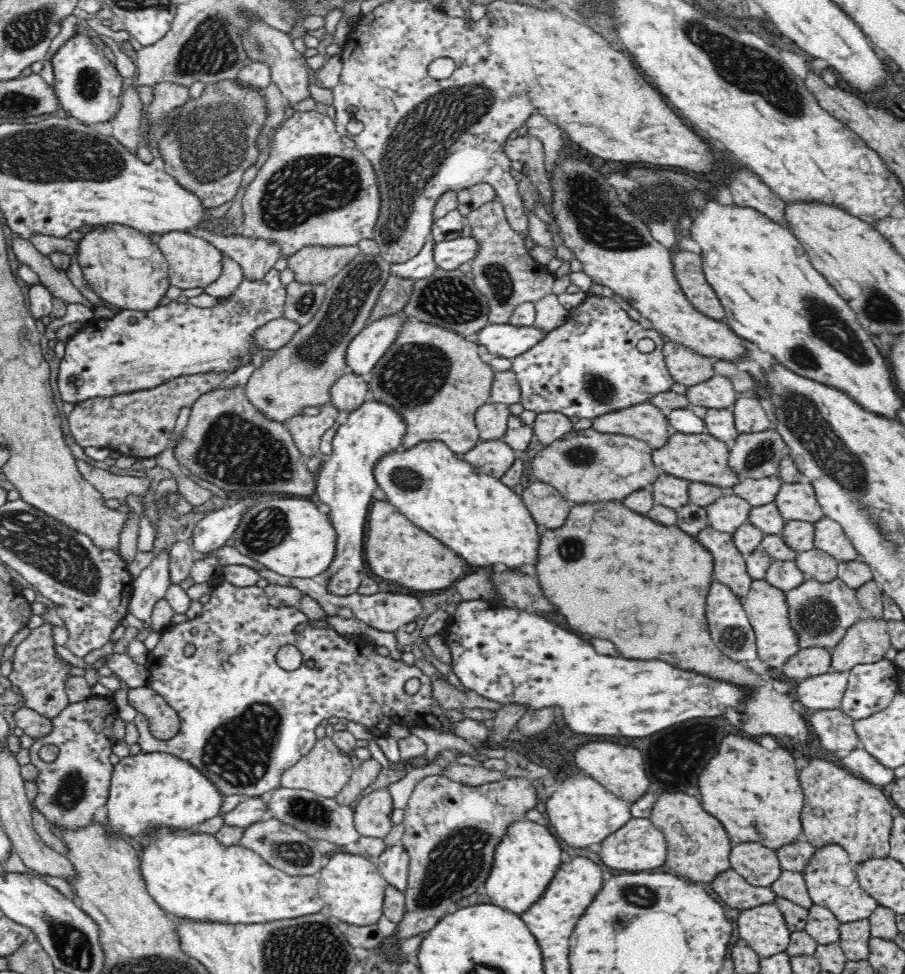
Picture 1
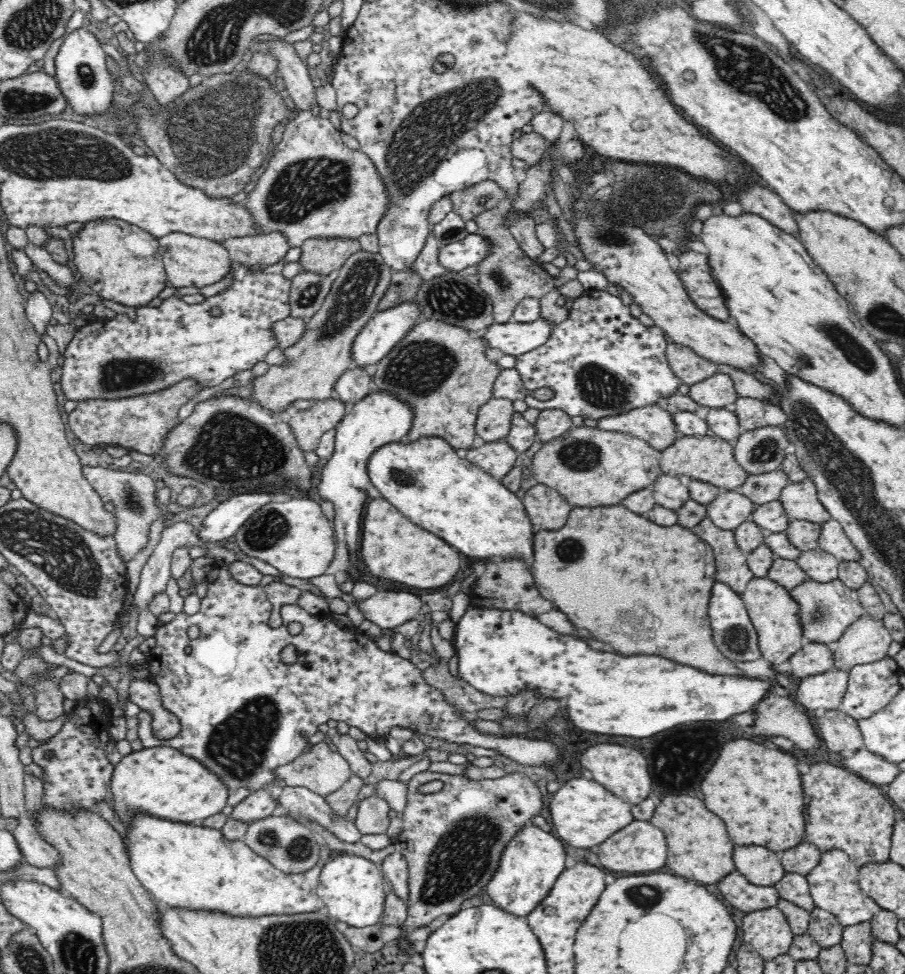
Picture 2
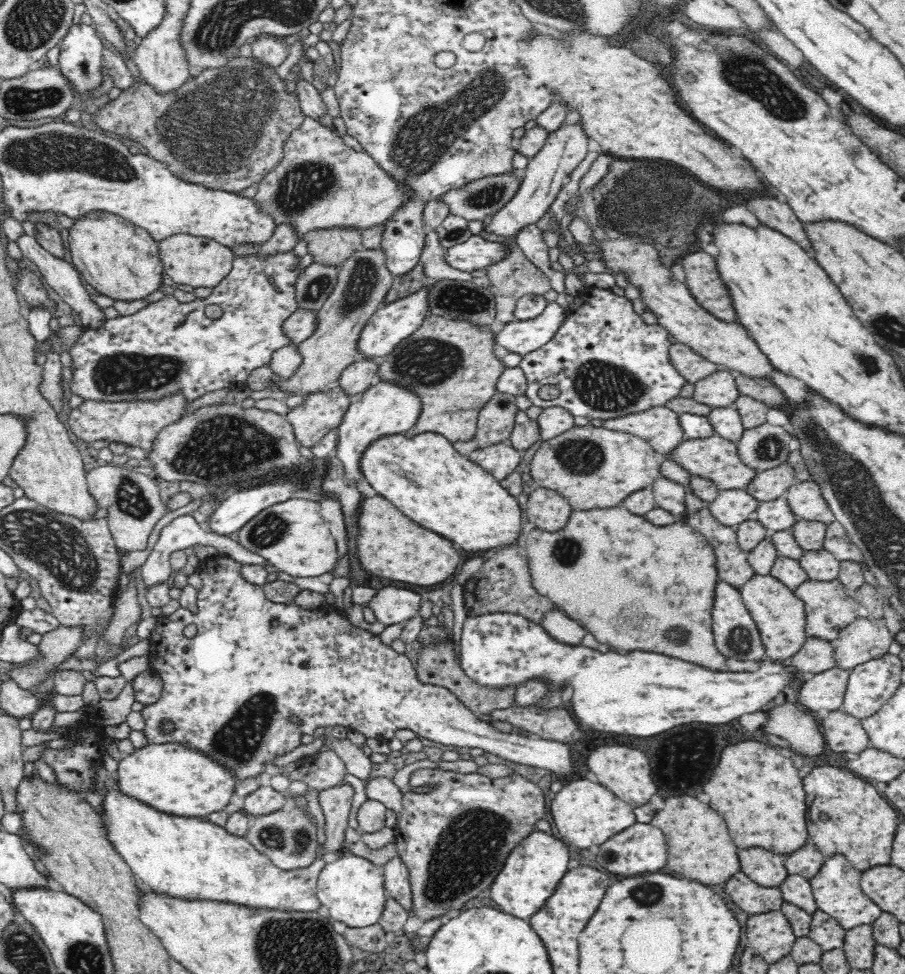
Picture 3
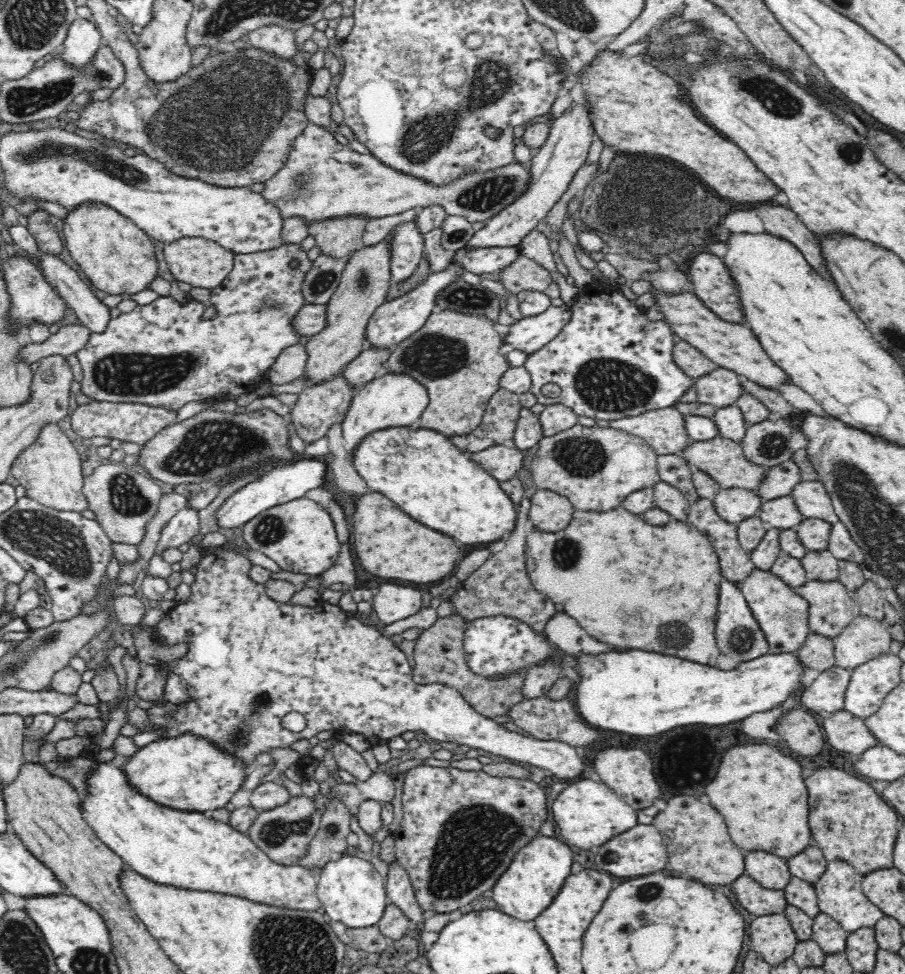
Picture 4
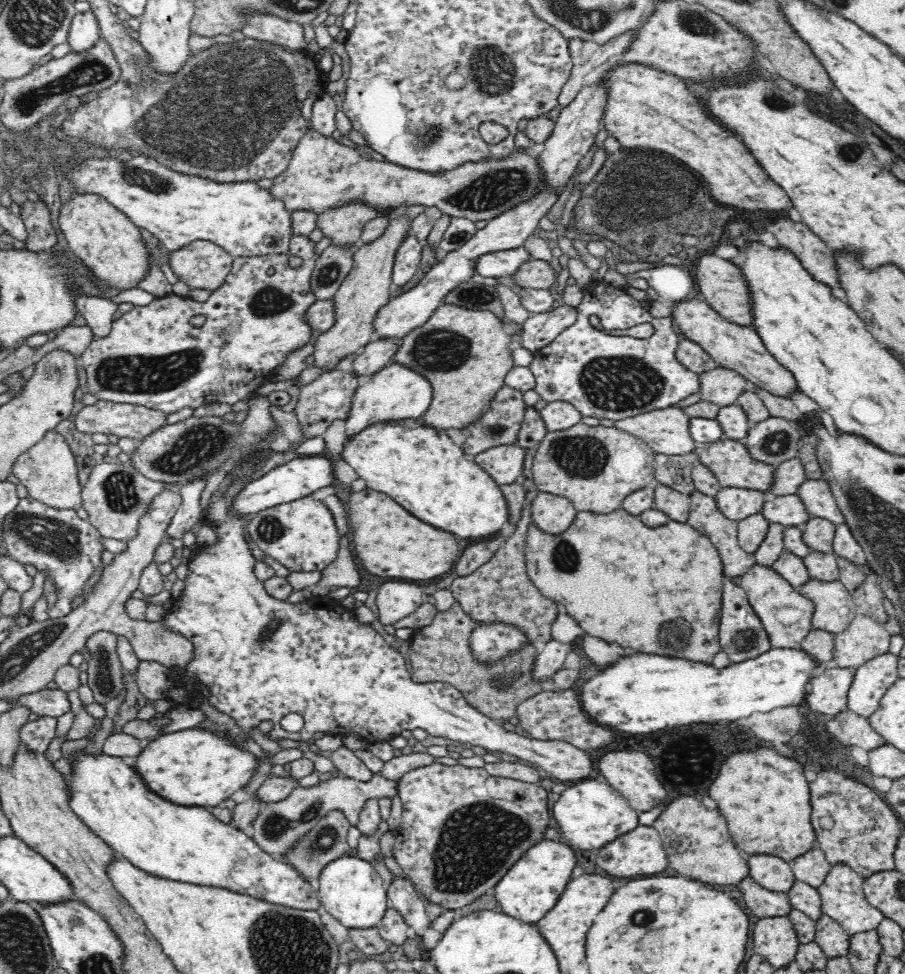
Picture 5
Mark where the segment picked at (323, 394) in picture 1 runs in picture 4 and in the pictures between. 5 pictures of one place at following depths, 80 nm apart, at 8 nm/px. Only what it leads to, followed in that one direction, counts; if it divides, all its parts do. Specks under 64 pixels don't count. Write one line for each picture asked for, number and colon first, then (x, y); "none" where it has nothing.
2: (319, 356)
3: (363, 279)
4: (364, 285)

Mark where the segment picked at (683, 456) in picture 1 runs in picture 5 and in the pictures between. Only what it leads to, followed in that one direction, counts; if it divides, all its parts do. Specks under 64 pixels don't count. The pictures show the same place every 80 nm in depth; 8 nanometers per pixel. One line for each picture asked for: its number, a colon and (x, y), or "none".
2: (707, 458)
3: (716, 459)
4: (723, 459)
5: (729, 460)

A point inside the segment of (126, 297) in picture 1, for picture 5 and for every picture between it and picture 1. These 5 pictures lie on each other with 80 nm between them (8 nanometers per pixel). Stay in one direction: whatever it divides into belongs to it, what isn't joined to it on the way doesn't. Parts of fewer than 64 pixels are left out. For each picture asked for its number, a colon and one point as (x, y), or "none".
2: (120, 262)
3: (116, 258)
4: (117, 256)
5: (108, 243)

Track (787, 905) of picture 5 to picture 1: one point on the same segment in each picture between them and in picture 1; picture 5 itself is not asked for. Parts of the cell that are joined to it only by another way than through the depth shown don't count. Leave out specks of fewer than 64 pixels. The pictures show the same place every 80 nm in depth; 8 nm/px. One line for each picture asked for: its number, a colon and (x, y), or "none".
1: (737, 892)
2: (736, 890)
3: (753, 898)
4: (758, 900)

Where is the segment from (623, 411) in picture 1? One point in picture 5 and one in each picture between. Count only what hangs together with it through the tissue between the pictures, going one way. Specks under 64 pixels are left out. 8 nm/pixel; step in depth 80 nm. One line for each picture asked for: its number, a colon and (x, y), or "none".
2: (650, 423)
3: (659, 426)
4: (663, 429)
5: (666, 431)

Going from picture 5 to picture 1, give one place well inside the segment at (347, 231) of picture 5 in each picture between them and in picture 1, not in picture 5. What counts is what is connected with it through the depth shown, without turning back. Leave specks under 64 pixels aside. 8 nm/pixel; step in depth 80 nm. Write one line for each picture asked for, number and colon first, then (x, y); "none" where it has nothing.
1: (315, 266)
2: (321, 258)
3: (328, 248)
4: (339, 237)

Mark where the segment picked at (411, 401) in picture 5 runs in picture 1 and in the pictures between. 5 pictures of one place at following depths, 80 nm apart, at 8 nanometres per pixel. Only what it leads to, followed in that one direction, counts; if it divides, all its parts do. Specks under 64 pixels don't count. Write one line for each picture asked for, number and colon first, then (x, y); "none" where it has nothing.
1: (347, 481)
2: (377, 420)
3: (383, 410)
4: (390, 400)

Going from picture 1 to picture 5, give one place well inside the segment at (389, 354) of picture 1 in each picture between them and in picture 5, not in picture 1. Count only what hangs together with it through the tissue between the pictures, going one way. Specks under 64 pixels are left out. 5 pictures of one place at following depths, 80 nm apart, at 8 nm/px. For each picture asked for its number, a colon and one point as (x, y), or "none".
2: (437, 370)
3: (449, 365)
4: (456, 356)
5: (465, 354)

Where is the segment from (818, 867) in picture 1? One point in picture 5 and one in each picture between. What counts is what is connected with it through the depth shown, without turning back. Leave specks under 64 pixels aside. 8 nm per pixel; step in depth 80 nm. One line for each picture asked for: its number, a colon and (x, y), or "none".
2: (833, 882)
3: (836, 888)
4: (840, 895)
5: (843, 899)

